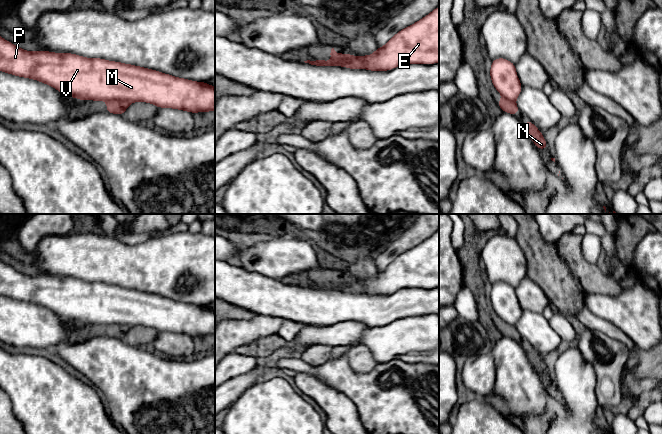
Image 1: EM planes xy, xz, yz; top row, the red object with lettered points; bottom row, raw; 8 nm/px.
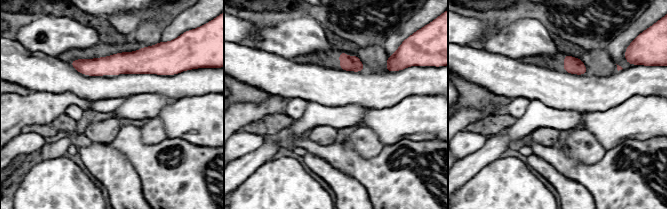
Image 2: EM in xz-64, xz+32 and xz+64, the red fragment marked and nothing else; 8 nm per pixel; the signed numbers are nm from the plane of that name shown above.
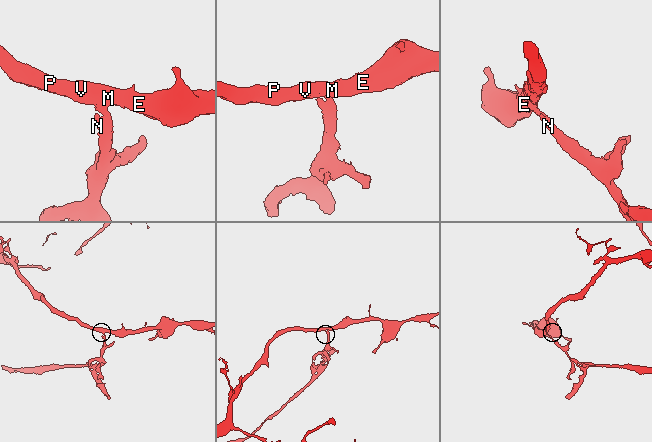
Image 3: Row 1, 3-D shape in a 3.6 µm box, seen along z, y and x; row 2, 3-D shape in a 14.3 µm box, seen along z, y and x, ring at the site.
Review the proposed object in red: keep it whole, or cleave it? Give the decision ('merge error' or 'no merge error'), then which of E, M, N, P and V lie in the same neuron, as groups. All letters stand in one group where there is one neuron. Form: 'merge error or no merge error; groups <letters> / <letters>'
merge error; groups E M P V / N

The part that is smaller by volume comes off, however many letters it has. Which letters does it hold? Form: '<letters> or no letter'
N

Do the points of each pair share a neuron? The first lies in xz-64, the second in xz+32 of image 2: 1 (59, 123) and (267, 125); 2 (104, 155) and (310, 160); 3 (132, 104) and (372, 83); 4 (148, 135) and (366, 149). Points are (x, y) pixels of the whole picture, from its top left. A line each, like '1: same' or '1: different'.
1: same
2: same
3: different
4: same

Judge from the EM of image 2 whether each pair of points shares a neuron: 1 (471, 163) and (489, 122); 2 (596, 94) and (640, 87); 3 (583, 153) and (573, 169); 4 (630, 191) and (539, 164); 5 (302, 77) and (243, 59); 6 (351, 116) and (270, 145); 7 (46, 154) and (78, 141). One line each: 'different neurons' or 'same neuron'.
1: different neurons
2: same neuron
3: different neurons
4: different neurons
5: same neuron
6: same neuron
7: same neuron

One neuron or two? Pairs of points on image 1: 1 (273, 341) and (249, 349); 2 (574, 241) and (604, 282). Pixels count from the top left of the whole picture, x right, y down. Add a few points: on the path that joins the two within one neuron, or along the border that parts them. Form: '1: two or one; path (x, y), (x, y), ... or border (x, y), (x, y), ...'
1: one; path (267, 347), (265, 349), (255, 349)
2: one; path (574, 252), (574, 257), (593, 276)

